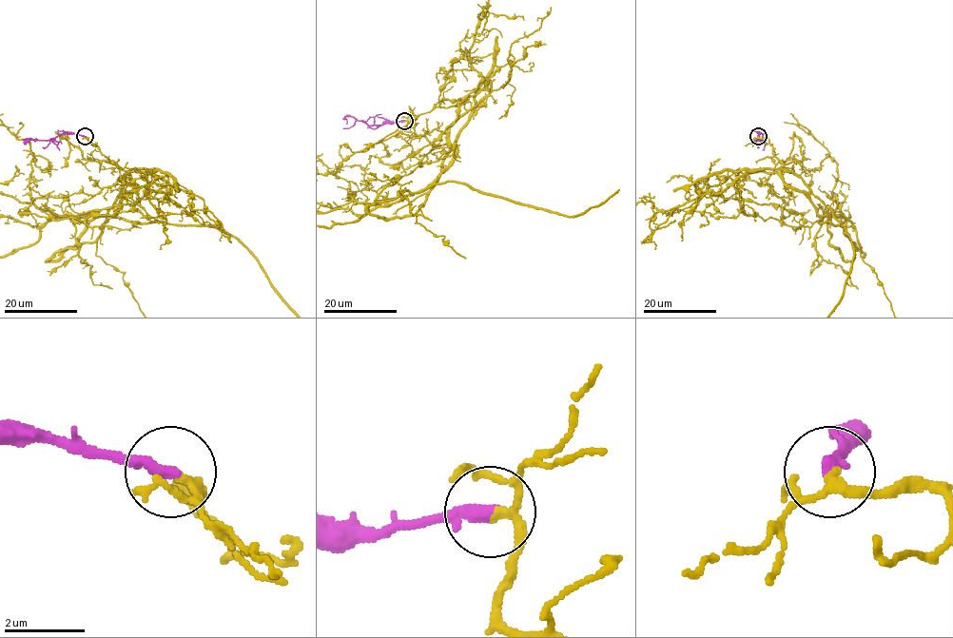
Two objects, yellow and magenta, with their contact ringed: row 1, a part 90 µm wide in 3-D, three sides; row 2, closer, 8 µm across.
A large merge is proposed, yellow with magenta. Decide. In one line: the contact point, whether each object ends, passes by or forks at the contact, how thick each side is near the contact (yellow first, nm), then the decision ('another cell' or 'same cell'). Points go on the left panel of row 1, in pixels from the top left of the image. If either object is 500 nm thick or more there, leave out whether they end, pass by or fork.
place (85, 136); yellow passes by; magenta ends; calibres 190 and 340 nm; same cell

